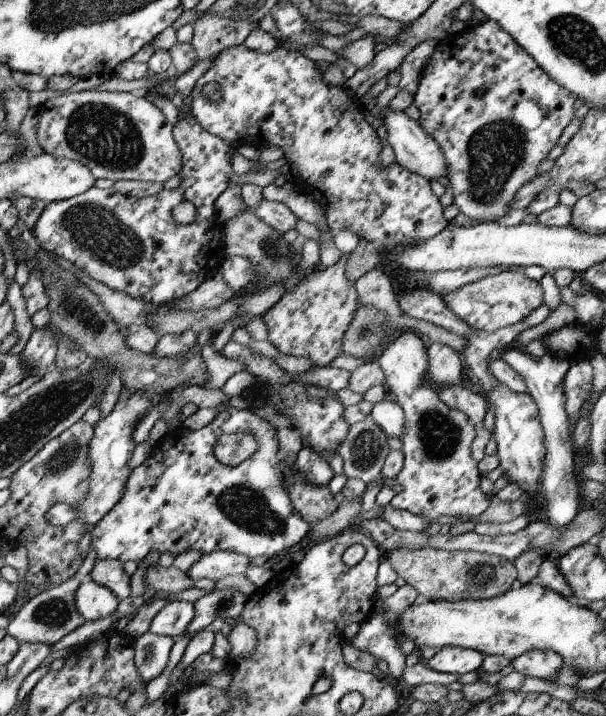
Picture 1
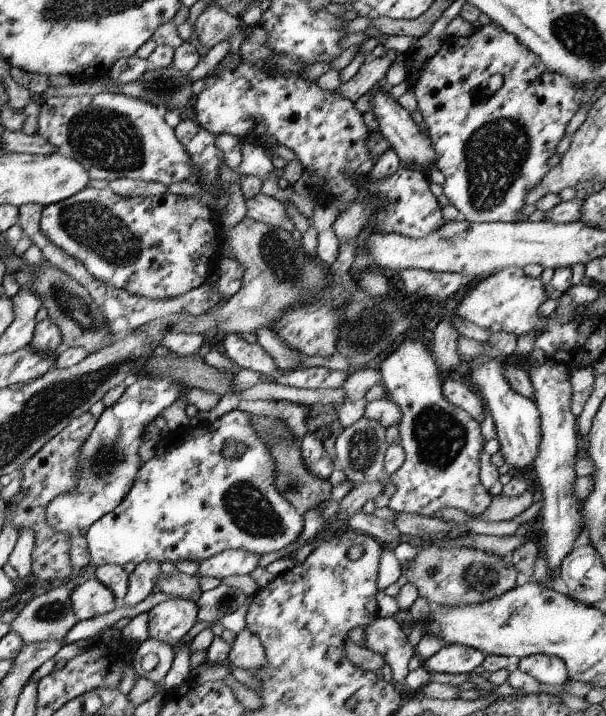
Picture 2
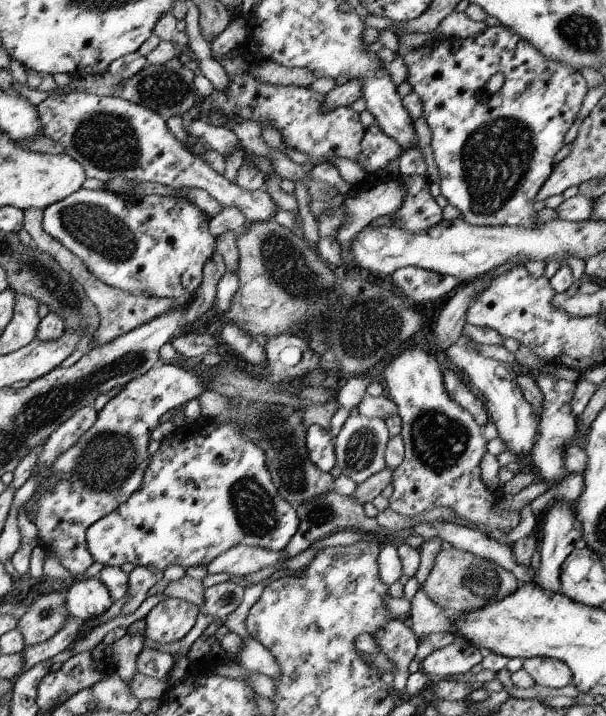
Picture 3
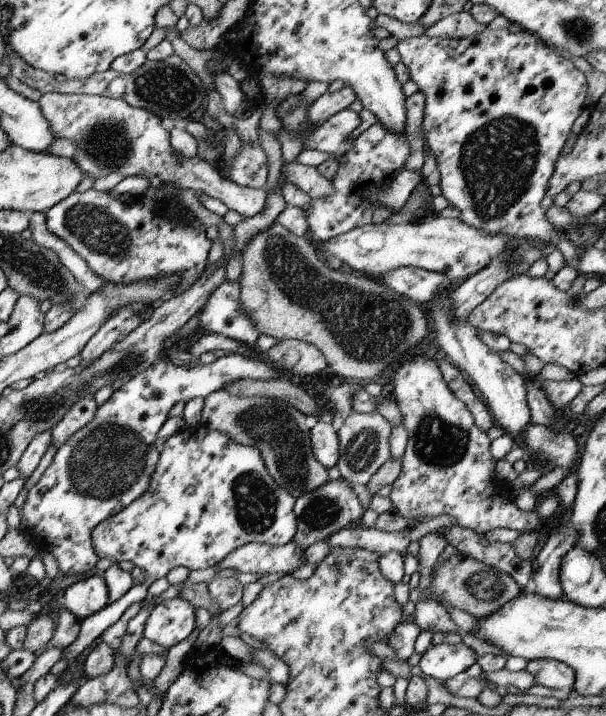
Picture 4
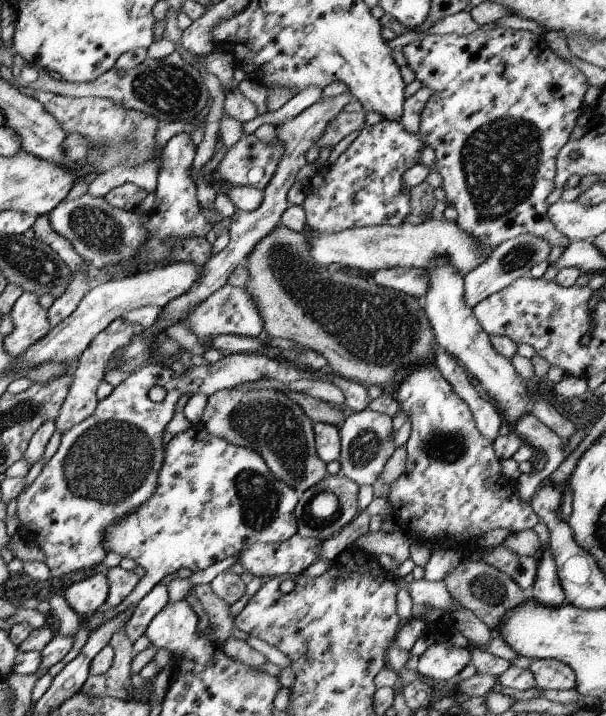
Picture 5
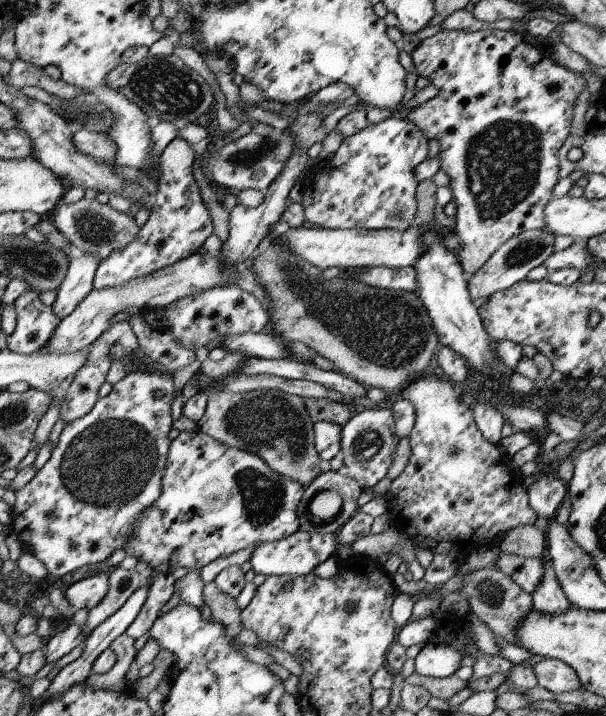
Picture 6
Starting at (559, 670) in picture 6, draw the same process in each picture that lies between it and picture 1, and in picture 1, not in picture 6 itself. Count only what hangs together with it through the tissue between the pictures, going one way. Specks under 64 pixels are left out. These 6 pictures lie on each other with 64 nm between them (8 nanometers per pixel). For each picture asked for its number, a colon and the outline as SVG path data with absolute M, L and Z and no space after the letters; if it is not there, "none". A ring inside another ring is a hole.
1: M531 650L525 652L523 656L513 660L515 672L531 678L539 678L545 682L555 682L559 676L559 670L563 666L563 660L555 652L541 652L541 650Z
2: M527 656L519 660L519 670L533 676L549 690L559 690L567 678L567 666L557 656Z
3: M553 658L523 660L523 670L535 680L535 684L547 688L563 688L573 682L573 674L567 664Z
4: M531 660L525 670L535 678L535 684L545 688L561 688L569 692L575 684L575 672L559 660Z
5: M533 660L529 670L537 690L569 690L577 682L573 670L559 660Z

